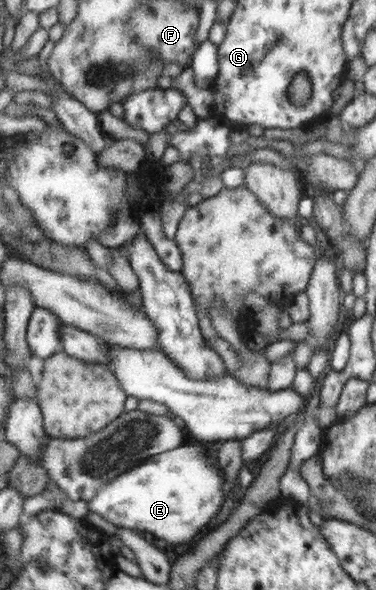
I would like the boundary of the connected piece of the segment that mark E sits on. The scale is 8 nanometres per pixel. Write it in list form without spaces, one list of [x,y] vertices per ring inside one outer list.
[[[185,442],[176,448],[154,454],[140,461],[136,467],[120,473],[114,477],[114,480],[102,485],[96,497],[88,502],[89,510],[111,522],[119,532],[126,529],[136,532],[146,530],[154,534],[154,538],[165,540],[172,545],[176,545],[176,542],[188,542],[198,532],[198,528],[202,528],[218,512],[224,500],[222,490],[220,490],[222,482],[216,470],[204,462],[206,456],[208,452],[204,448],[190,446]]]

